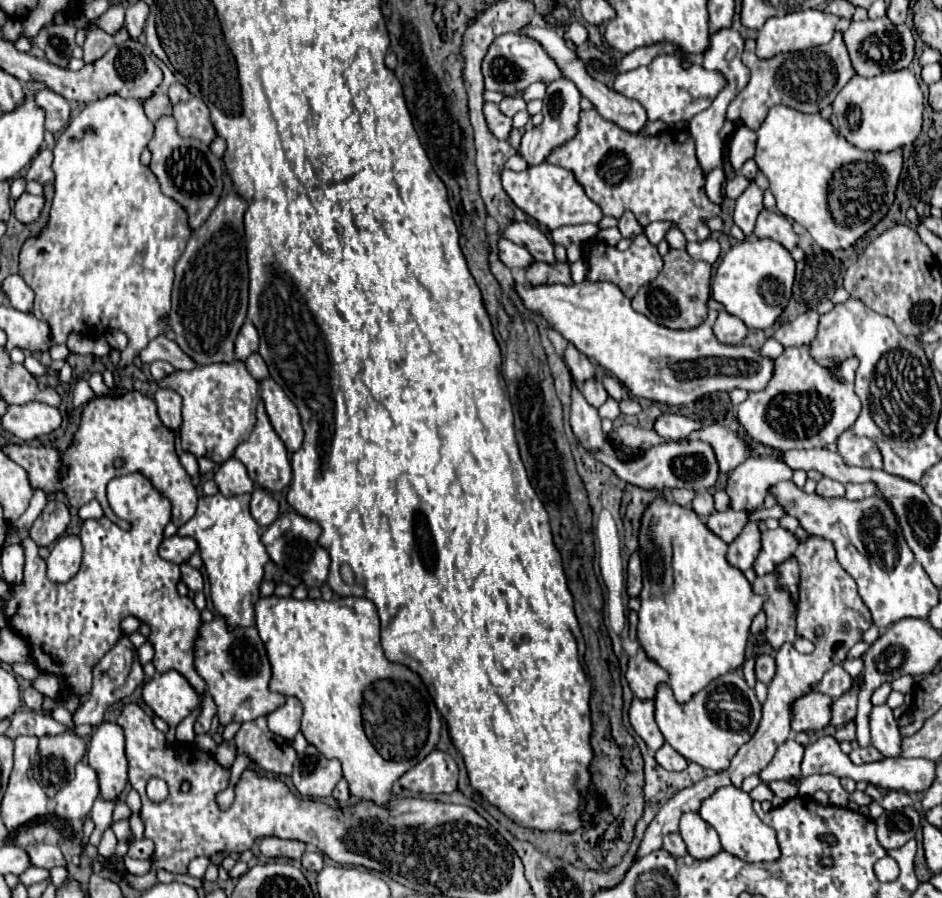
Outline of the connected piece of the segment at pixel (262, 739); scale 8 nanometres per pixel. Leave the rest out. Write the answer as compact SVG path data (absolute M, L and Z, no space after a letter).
M265 716L241 724L235 734L235 746L237 754L245 754L263 772L277 776L289 776L297 758L297 752L289 740L277 740L269 732Z

